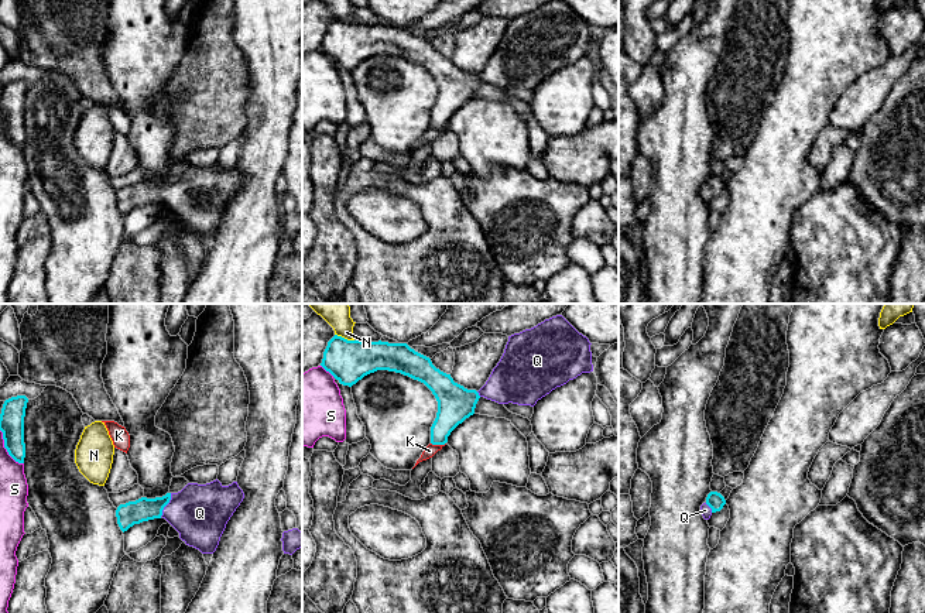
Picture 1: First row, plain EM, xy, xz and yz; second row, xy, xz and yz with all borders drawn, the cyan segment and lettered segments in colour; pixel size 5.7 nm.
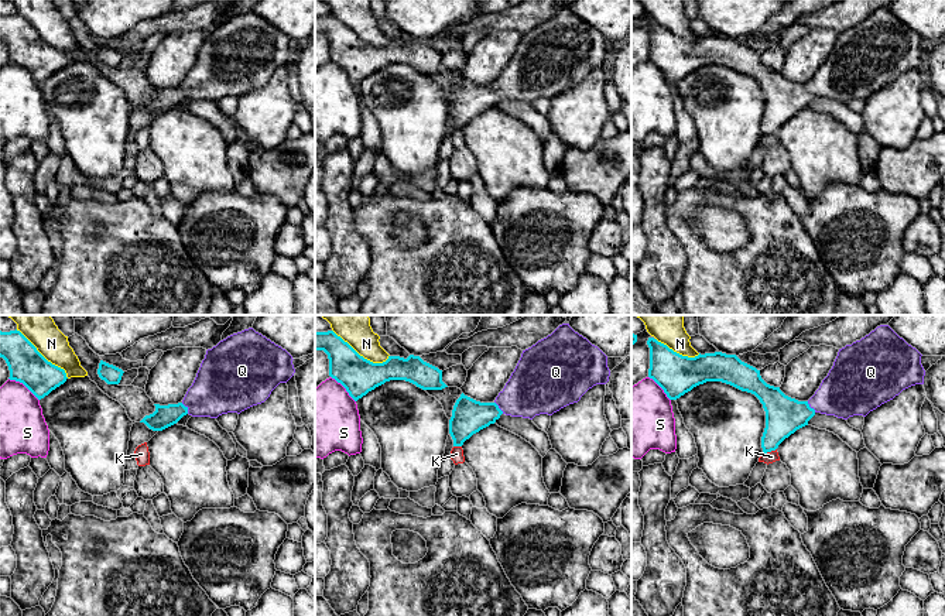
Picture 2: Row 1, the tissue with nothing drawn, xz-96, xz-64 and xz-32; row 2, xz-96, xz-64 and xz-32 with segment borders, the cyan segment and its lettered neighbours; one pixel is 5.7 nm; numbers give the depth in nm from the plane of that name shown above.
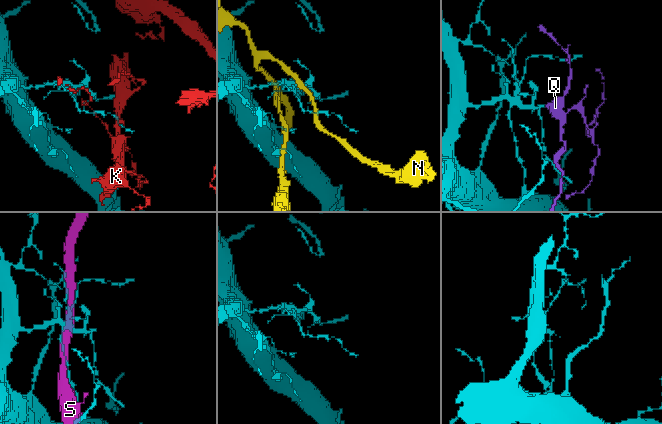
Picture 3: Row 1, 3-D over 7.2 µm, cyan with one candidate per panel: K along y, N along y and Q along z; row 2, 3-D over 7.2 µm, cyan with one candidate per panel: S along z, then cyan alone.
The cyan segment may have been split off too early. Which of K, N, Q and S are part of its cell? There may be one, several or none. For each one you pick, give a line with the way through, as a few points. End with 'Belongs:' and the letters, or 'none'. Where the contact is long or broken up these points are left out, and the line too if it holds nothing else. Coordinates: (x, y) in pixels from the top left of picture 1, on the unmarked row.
Q: Path across: xy (144, 192), (167, 187), (181, 194), (199, 197)
Belongs: Q

